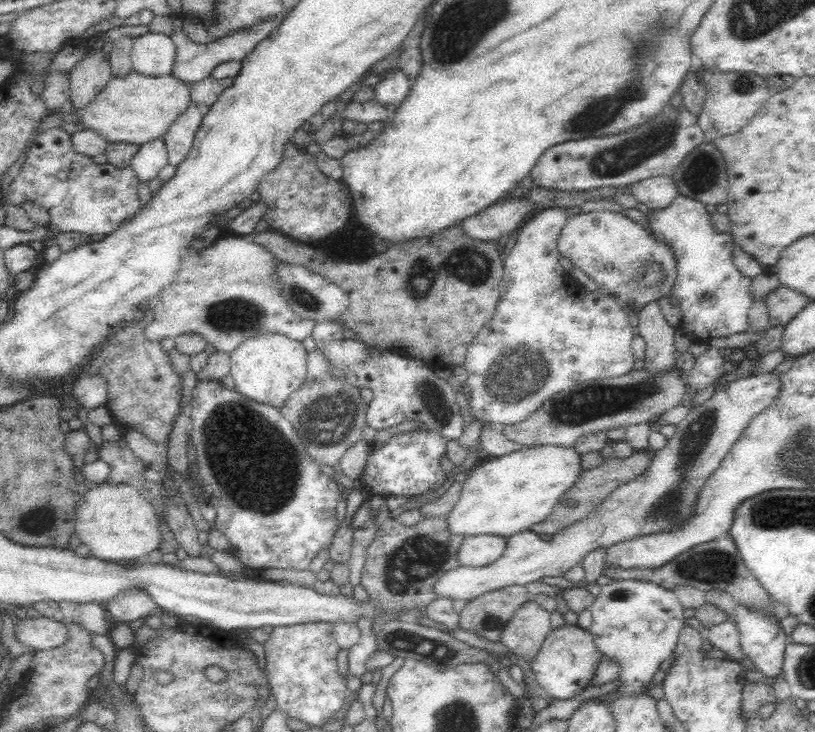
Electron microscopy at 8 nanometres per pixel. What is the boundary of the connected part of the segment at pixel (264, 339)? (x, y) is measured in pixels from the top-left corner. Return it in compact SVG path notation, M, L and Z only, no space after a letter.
M264 332L256 338L248 338L230 354L229 374L234 378L234 389L250 400L280 409L306 378L307 354L300 341L292 340L285 334Z

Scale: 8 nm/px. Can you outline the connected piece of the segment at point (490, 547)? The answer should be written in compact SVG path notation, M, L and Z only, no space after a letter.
M491 534L466 536L458 548L458 560L464 566L486 566L496 562L507 546L507 537Z

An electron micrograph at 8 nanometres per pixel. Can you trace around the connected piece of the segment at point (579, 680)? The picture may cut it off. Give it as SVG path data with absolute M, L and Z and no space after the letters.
M566 623L548 633L542 649L532 660L532 668L536 682L550 698L568 700L577 698L591 684L600 660L601 655L589 632Z

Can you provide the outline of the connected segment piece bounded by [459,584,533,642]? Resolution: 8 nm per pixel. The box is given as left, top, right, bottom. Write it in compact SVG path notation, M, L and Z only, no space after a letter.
M512 584L506 588L490 590L467 601L459 614L460 628L489 642L500 642L500 636L512 615L532 599L525 585Z

